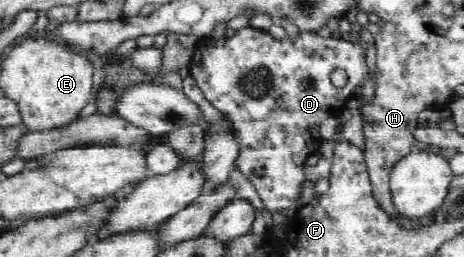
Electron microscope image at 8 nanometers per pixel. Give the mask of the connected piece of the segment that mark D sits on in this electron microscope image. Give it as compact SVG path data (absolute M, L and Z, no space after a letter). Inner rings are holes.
M250 26L236 31L231 38L202 37L191 50L191 77L196 80L204 97L230 120L233 136L239 147L237 168L255 186L267 211L287 211L295 202L307 196L307 192L301 188L306 184L306 160L319 151L323 140L320 135L323 121L340 116L346 102L355 98L355 87L362 85L363 80L368 77L365 51L361 43L351 43L337 35L323 38L317 31L301 29L295 38L285 36L282 40L275 40L268 32L255 30ZM335 69L343 69L347 73L343 87L335 87L331 83L330 74Z

